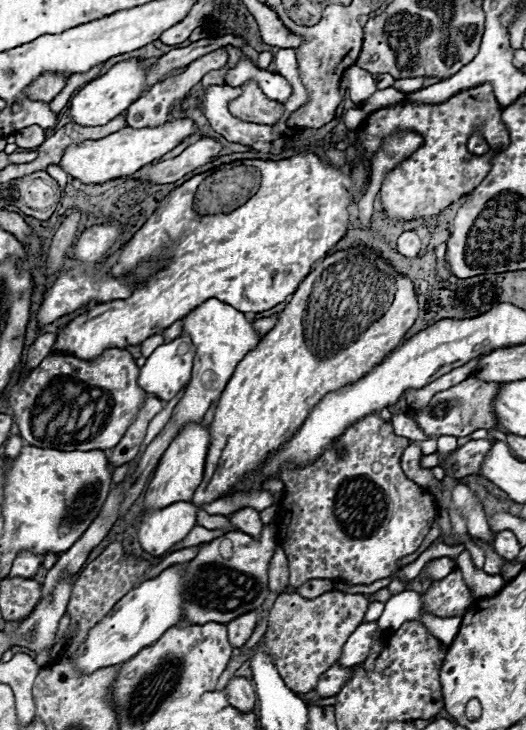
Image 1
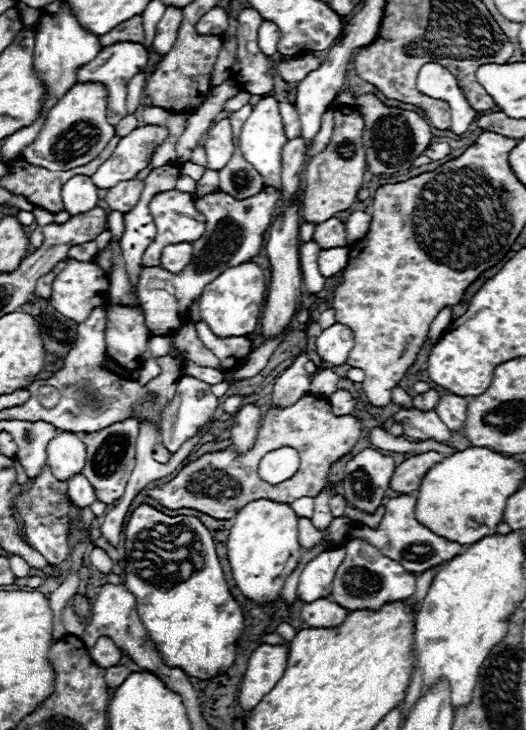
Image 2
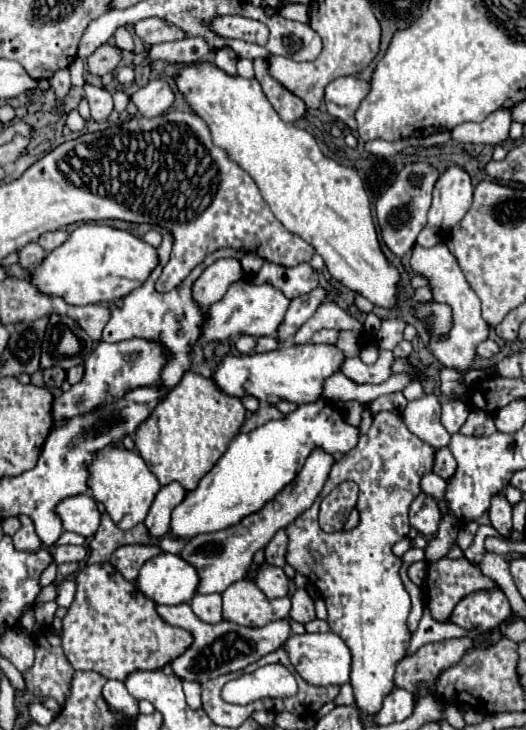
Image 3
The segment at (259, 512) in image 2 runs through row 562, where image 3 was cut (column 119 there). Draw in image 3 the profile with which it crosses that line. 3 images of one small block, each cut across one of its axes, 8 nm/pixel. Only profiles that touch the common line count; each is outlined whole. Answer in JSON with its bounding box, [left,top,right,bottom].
[28,222,156,306]

